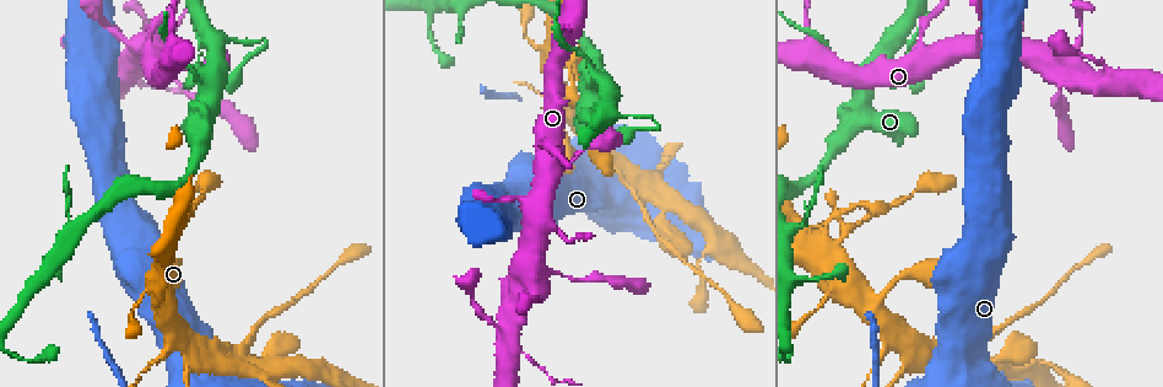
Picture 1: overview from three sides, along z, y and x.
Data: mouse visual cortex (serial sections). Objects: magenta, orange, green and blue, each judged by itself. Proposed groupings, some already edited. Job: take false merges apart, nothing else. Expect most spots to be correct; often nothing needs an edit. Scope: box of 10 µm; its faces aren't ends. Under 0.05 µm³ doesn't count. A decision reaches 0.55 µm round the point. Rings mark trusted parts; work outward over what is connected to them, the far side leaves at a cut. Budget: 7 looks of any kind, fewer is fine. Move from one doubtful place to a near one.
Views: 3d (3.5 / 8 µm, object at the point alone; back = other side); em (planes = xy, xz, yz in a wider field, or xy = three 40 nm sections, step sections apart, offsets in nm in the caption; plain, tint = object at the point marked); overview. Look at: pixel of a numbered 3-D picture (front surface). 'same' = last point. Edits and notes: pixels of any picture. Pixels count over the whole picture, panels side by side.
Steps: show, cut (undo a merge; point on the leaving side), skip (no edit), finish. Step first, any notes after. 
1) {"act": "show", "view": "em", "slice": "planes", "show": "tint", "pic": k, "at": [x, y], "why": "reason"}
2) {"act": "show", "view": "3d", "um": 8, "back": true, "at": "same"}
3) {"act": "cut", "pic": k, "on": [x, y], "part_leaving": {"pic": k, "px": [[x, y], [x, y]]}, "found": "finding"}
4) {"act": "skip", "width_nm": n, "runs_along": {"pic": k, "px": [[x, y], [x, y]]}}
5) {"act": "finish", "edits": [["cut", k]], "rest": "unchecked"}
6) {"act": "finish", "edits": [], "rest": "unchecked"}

{"act": "show", "view": "3d", "um": 8, "pic": 1, "at": [573, 67], "why": "sudden change in width"}

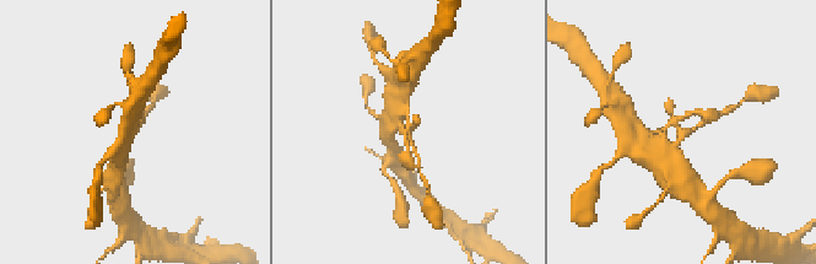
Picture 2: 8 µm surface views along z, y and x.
{"act": "show", "view": "em", "slice": "xy", "step": 2, "show": "tint", "at": "same"}

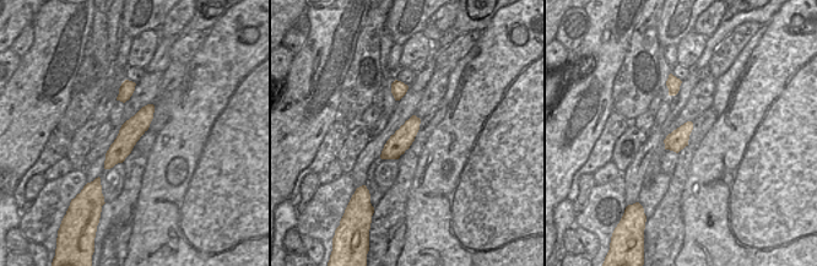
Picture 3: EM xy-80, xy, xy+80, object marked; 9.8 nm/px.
{"act": "skip", "width_nm": 220, "runs_along": {"pic": 2, "px": [[663, 161], [686, 132], [709, 117]]}, "found": "one cell here"}

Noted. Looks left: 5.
{"act": "show", "view": "3d", "um": 3.5, "pic": 1, "at": [322, 366], "why": "sudden change in width"}

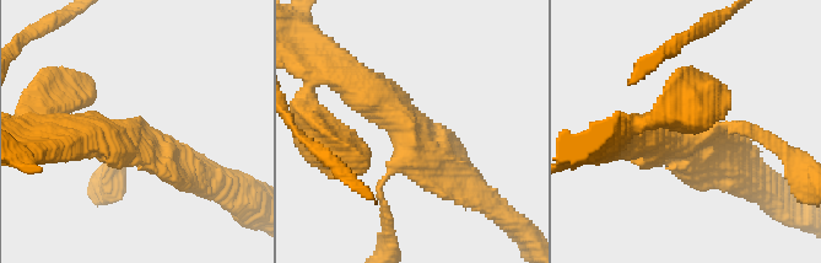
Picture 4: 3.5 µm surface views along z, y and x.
{"act": "show", "view": "em", "slice": "xy", "step": 2, "show": "tint", "pic": 4, "at": [135, 130]}

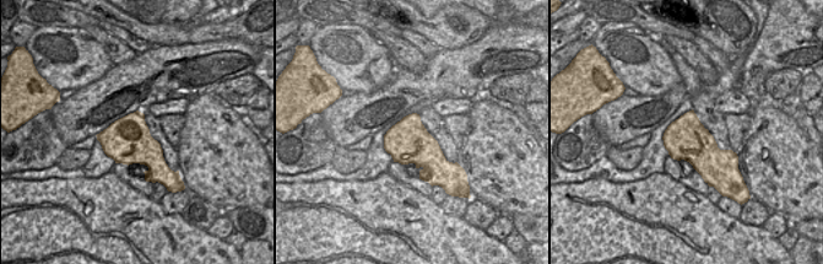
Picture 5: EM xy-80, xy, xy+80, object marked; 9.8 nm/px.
{"act": "skip", "arm_widths_nm": [100, 350, 500], "runs_along": {"pic": 4, "px": [[644, 135], [729, 124], [771, 143]]}, "found": "one cell here"}

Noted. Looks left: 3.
{"act": "show", "view": "3d", "um": 3.5, "pic": 1, "at": [611, 113]}

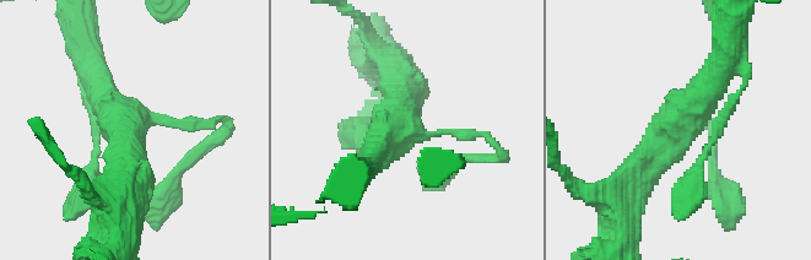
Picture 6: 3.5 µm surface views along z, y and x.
{"act": "show", "view": "em", "slice": "xy", "step": 5, "show": "tint", "pic": 6, "at": [126, 124], "arms": 3, "arm_widths_nm": [150, 350, 450], "why": "need the tissue"}

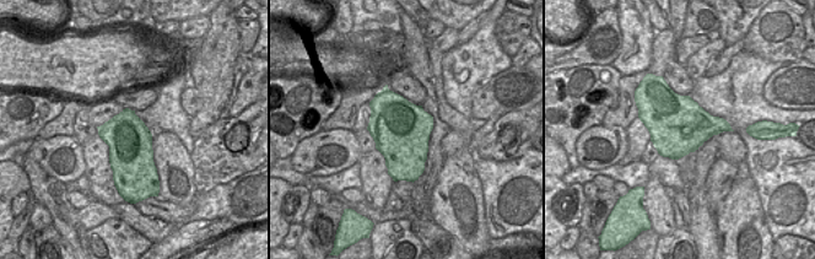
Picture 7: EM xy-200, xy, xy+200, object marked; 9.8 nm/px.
{"act": "skip", "runs_along": {"pic": 6, "px": [[631, 193], [709, 87], [729, 95]]}, "found": "all the same cell"}

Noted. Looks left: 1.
{"act": "finish", "edits": [], "rest": "unchecked"}

